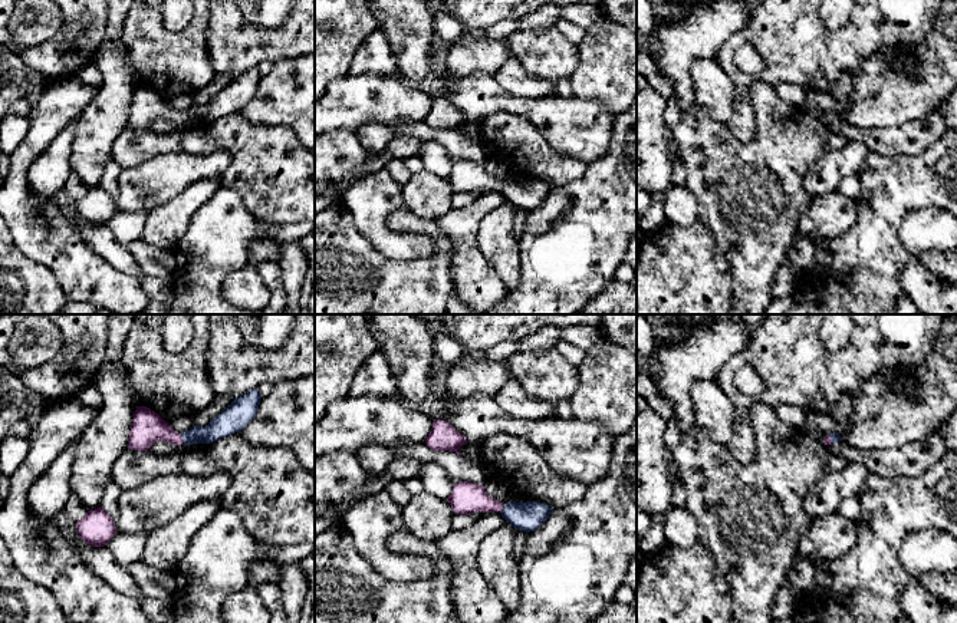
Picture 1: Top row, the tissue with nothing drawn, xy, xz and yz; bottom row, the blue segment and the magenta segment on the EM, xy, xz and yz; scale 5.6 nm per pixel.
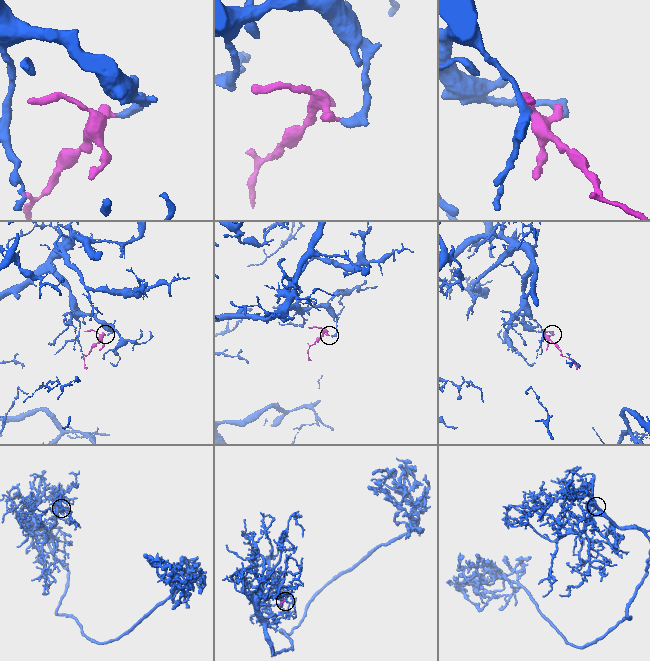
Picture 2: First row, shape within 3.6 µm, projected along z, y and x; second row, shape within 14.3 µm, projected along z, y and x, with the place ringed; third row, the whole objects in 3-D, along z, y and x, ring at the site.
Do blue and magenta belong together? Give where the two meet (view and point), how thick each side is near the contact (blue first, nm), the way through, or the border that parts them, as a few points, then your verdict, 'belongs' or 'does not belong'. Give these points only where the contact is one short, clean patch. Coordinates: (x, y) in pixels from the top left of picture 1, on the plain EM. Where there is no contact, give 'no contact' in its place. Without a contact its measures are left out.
meets blue in xy at (183, 116); 140 nm thick on the blue side, 180 nm on the other; runs through xy (224, 102), (209, 112), (183, 116), (147, 106); belongs

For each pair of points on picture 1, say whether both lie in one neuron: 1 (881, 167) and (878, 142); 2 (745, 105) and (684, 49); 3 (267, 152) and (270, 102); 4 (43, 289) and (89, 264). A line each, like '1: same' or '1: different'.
1: different
2: different
3: different
4: different

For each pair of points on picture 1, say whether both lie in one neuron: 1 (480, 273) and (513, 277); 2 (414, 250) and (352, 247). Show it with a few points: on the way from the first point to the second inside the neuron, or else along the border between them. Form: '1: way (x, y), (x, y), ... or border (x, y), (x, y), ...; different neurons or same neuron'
1: border (480, 249), (510, 292); different neurons
2: border (354, 221), (358, 231), (381, 254), (405, 260); different neurons

